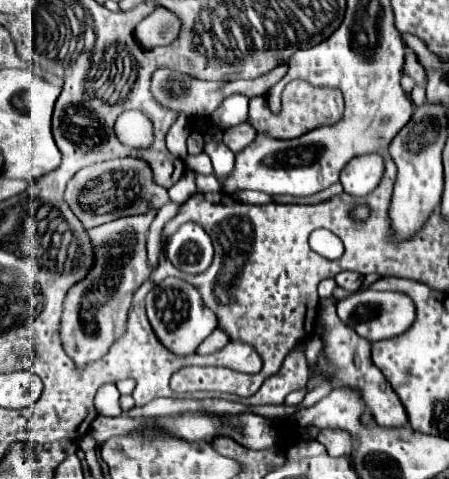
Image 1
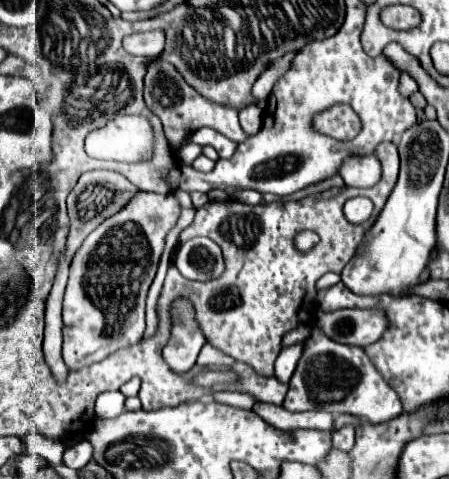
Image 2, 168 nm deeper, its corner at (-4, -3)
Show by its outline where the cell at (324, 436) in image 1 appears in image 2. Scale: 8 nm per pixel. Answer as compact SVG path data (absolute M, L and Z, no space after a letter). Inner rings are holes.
M348 424L348 426L332 432L332 446L338 448L338 450L348 452L354 446L354 426Z

